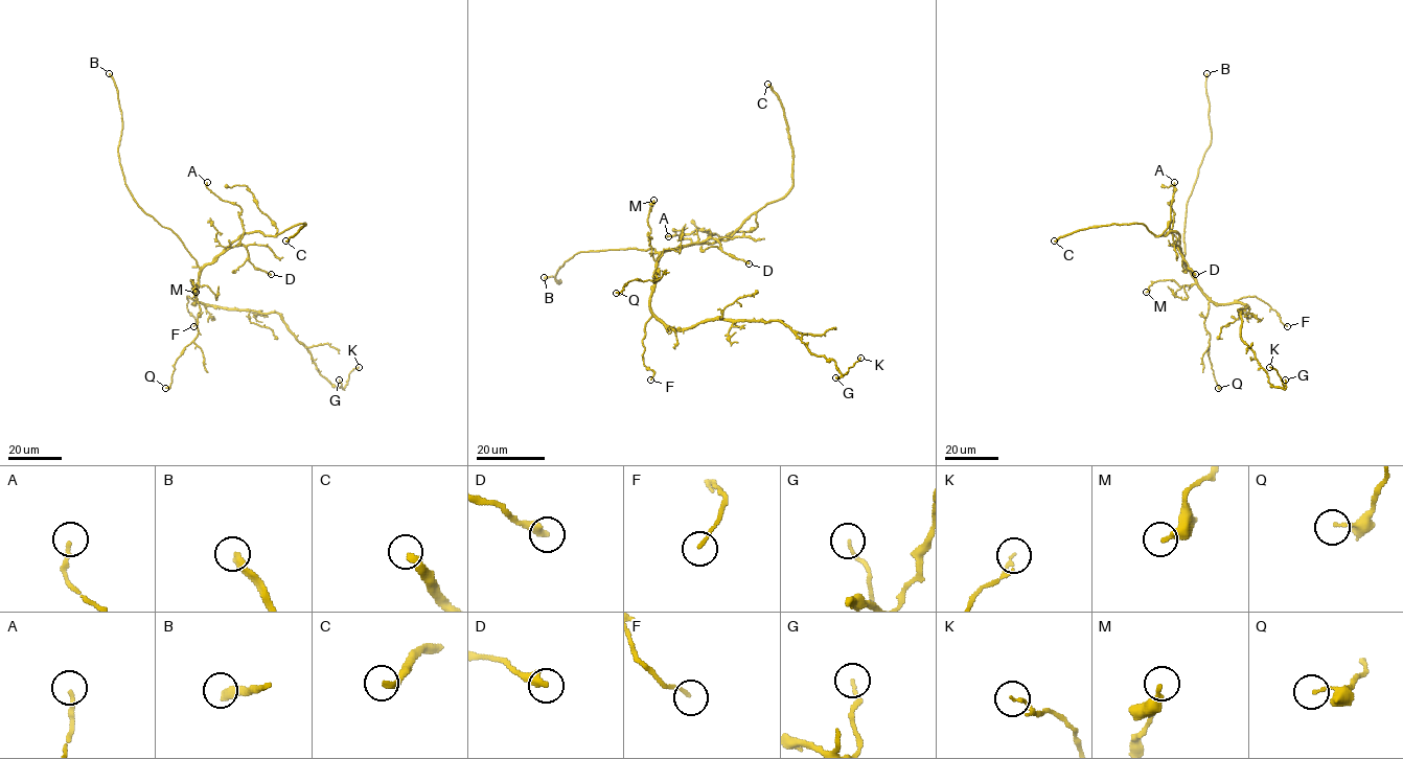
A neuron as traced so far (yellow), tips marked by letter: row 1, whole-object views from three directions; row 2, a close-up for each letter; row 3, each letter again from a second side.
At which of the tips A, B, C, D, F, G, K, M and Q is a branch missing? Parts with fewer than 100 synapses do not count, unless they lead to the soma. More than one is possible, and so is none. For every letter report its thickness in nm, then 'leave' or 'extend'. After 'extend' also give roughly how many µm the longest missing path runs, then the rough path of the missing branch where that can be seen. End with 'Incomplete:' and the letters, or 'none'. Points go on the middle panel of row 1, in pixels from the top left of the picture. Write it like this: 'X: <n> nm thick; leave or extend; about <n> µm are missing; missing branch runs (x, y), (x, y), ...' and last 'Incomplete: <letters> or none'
A: 170 nm thick; leave
B: 360 nm thick; extend; about 4 µm are missing
C: 240 nm thick; extend; about 90 µm are missing; missing branch runs (767, 84), (763, 58), (755, 52), (720, 59), (712, 48), (700, 52), (688, 68), (705, 105), (692, 143)
D: 400 nm thick; leave
F: 130 nm thick; leave
G: 130 nm thick; leave
K: 120 nm thick; leave
M: 280 nm thick; leave
Q: 100 nm thick; leave
Incomplete: B, C

